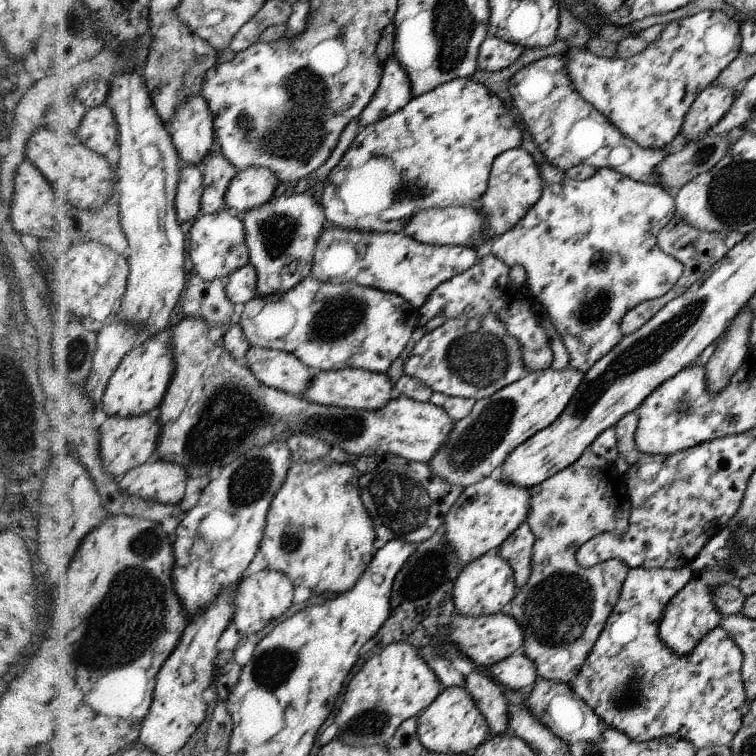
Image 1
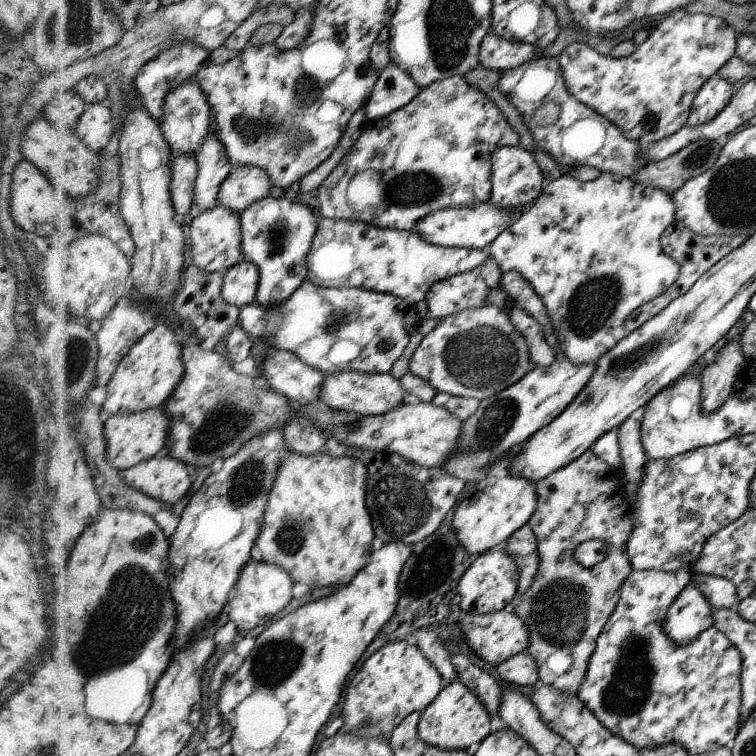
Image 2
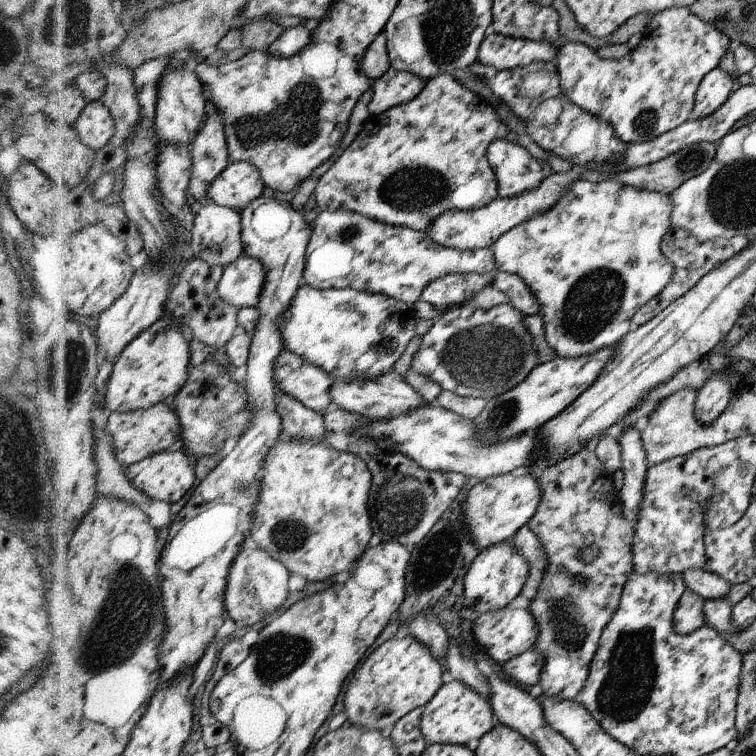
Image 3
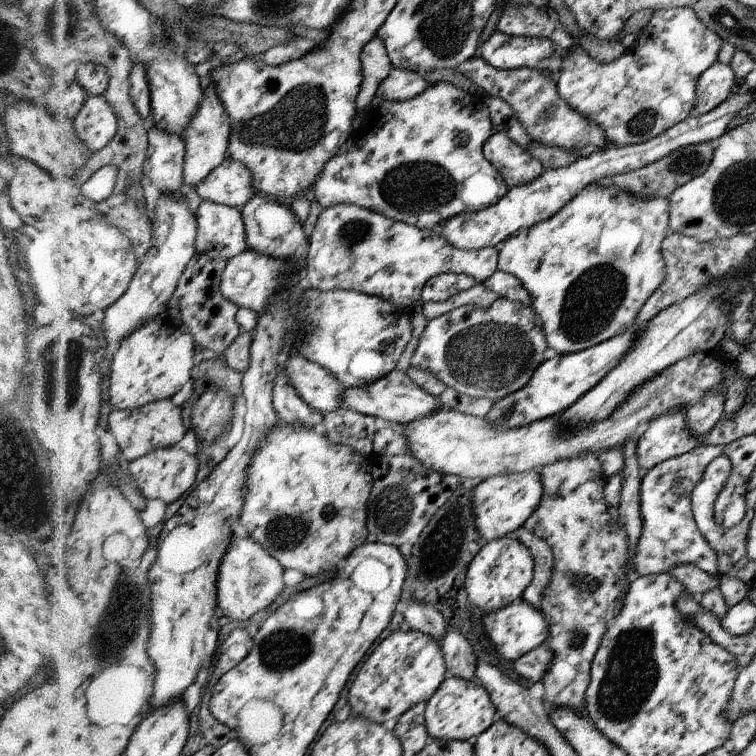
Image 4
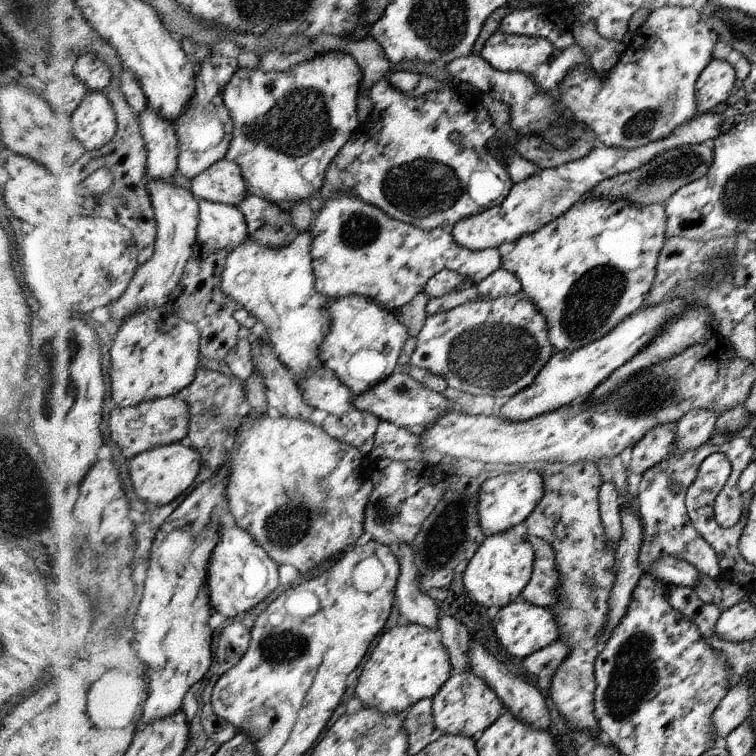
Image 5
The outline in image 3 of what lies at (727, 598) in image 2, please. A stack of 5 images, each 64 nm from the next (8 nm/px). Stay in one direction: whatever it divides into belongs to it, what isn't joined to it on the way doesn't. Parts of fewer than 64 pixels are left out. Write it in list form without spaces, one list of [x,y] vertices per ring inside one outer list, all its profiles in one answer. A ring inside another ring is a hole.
[[[686,569],[684,580],[687,588],[699,594],[705,601],[726,599],[731,591],[731,582],[704,569]]]

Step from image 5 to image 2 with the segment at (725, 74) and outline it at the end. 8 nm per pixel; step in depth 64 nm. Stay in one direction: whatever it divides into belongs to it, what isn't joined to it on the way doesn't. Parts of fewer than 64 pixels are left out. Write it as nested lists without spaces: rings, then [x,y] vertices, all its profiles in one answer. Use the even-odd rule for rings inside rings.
[[[716,73],[699,90],[687,125],[691,127],[706,125],[727,108],[732,97],[732,84]]]

